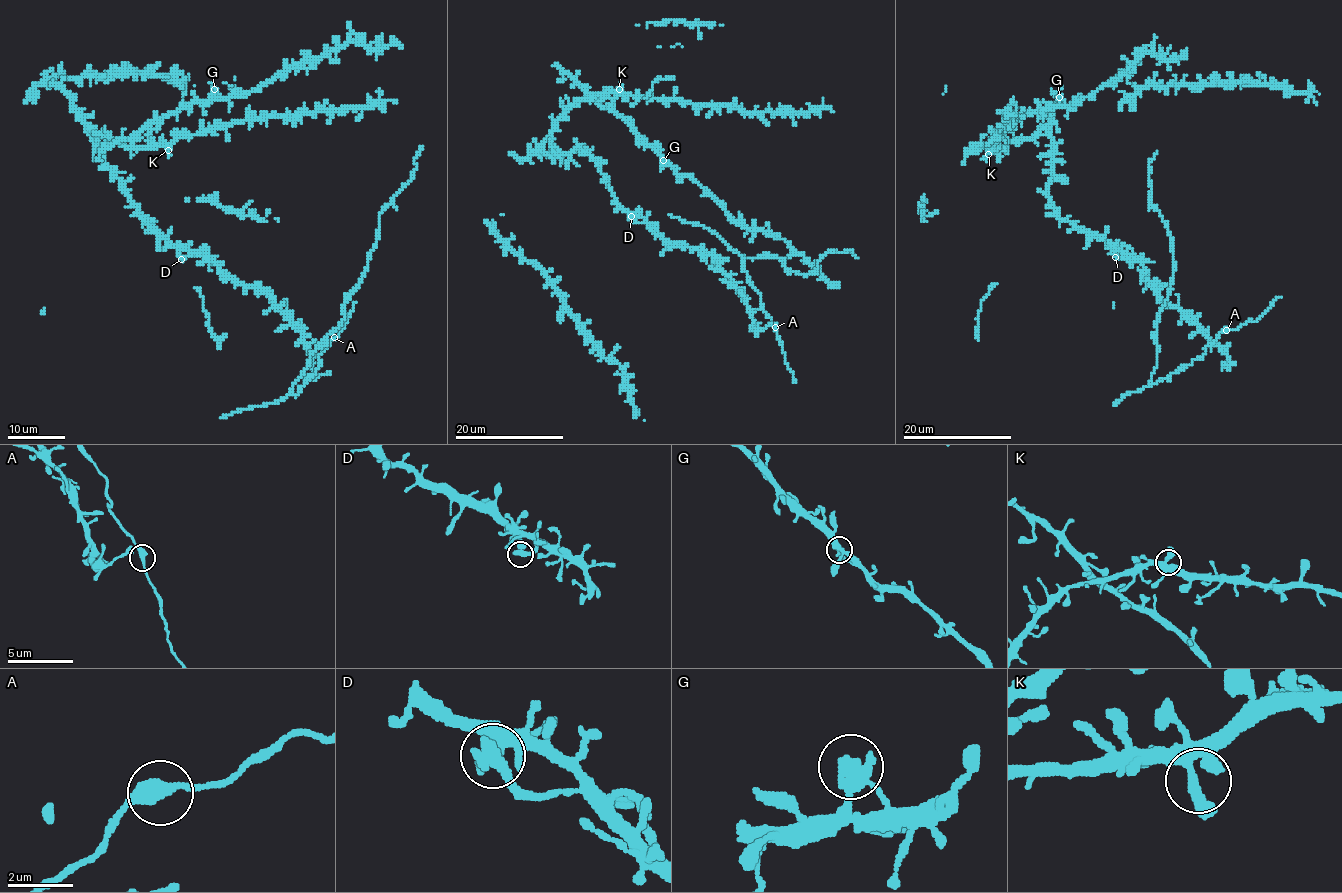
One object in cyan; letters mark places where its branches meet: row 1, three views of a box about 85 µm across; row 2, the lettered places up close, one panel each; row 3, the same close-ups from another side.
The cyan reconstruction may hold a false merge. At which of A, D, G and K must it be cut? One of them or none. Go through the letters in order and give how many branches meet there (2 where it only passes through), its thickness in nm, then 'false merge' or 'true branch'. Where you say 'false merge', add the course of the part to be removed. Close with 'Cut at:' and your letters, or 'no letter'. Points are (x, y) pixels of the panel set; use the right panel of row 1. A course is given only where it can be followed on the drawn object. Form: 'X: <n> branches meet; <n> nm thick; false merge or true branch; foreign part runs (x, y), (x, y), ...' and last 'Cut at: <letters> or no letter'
A: 2 branches meet; 380 nm thick; true branch
D: 2 branches meet; 360 nm thick; true branch
G: 2 branches meet; 360 nm thick; true branch
K: 2 branches meet; 340 nm thick; true branch
Cut at: no letter

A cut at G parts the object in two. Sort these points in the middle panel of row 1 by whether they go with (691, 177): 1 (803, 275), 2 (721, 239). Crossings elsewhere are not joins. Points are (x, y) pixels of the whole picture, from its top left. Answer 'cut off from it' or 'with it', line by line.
1: cut off from it
2: cut off from it

